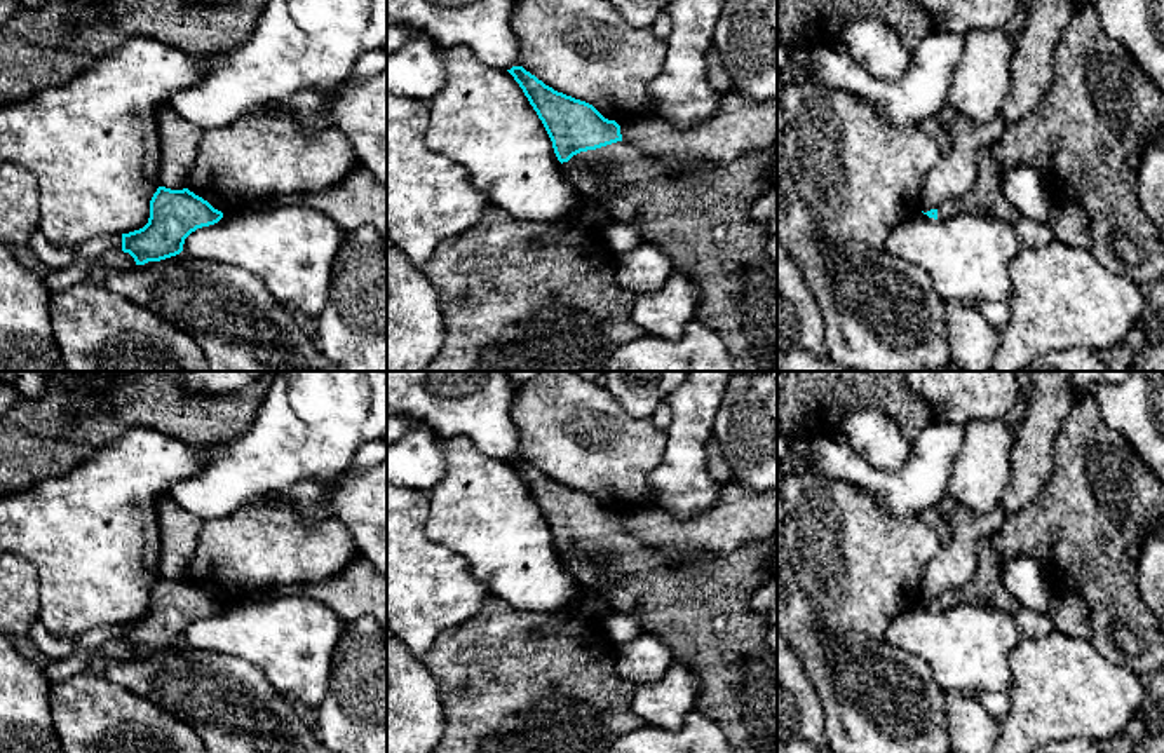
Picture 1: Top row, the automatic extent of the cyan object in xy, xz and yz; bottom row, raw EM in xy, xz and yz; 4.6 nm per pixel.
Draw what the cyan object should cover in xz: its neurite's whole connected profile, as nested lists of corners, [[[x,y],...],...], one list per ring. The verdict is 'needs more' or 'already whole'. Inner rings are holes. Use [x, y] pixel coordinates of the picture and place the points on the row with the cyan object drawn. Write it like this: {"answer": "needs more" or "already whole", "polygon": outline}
{"answer": "needs more", "polygon": [[[523,66],[507,70],[523,89],[542,120],[568,181],[580,195],[592,197],[610,209],[615,221],[633,225],[643,244],[660,248],[671,260],[674,274],[683,274],[699,288],[695,321],[720,333],[734,363],[734,371],[777,371],[777,265],[767,254],[767,228],[751,218],[756,199],[774,190],[772,166],[777,145],[753,150],[734,162],[704,162],[678,173],[626,143],[620,126],[605,119],[592,105],[545,85]]]}

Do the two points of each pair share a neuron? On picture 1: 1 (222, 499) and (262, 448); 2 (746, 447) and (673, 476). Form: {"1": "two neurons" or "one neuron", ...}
{"1": "one neuron", "2": "two neurons"}

